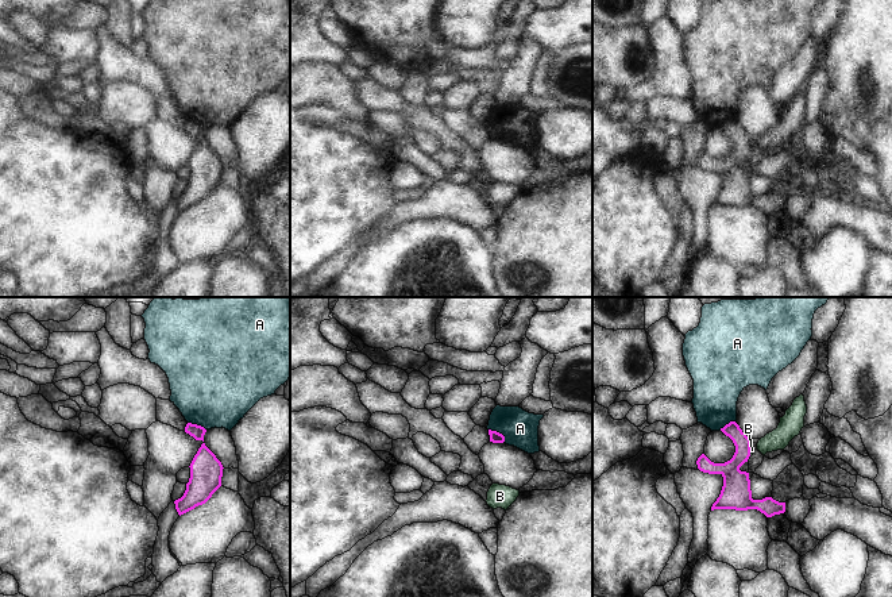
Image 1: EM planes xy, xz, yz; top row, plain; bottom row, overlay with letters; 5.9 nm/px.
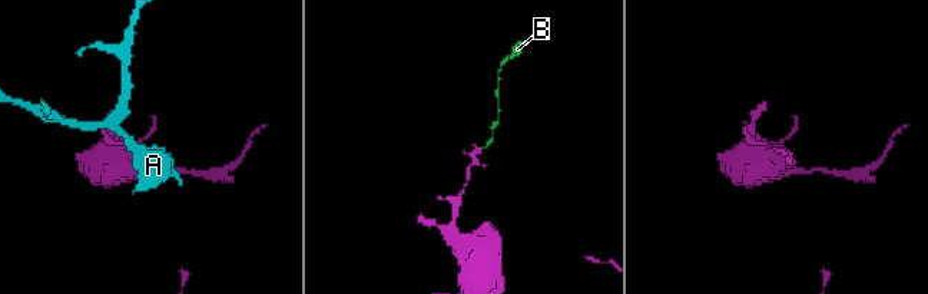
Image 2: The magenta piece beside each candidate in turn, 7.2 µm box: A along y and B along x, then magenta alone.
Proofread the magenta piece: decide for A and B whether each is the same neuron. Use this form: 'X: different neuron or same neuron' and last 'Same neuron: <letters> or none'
A: different neuron
B: same neuron
Same neuron: B

